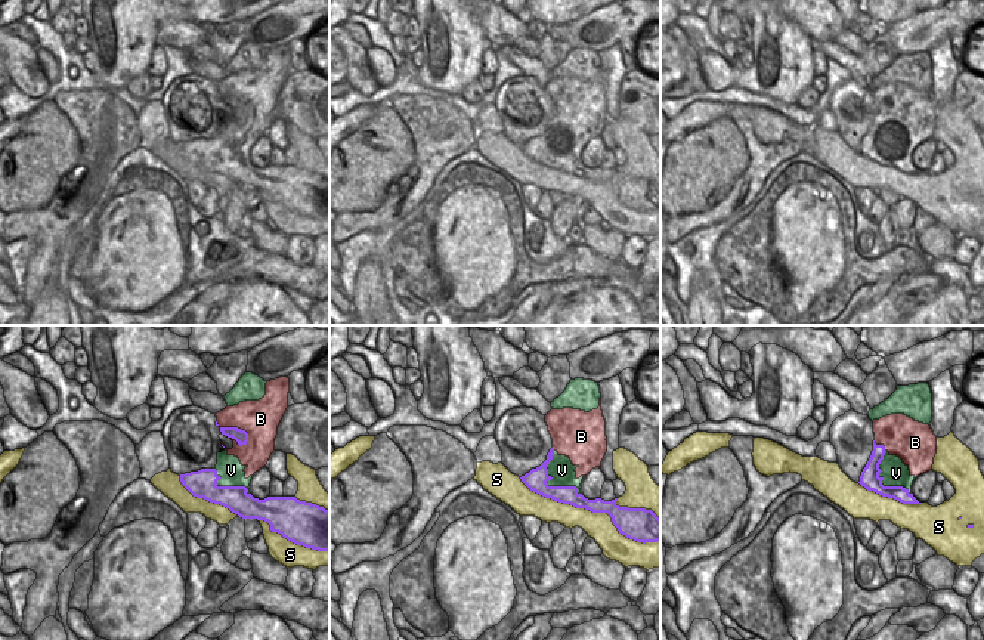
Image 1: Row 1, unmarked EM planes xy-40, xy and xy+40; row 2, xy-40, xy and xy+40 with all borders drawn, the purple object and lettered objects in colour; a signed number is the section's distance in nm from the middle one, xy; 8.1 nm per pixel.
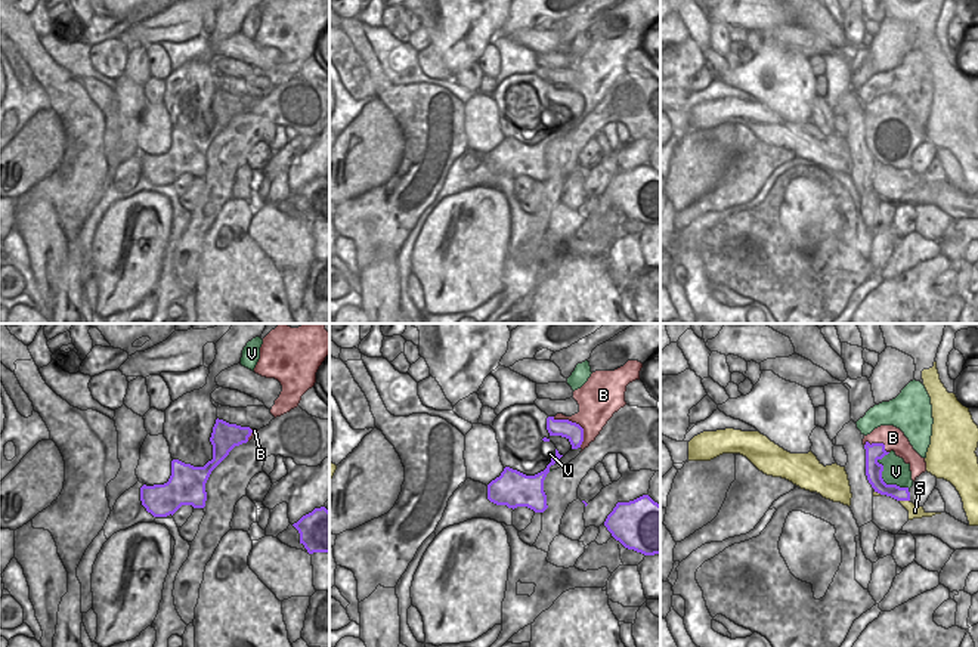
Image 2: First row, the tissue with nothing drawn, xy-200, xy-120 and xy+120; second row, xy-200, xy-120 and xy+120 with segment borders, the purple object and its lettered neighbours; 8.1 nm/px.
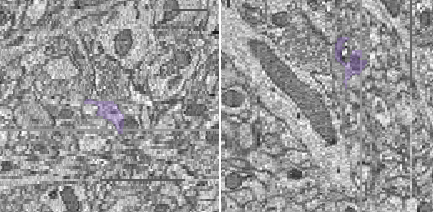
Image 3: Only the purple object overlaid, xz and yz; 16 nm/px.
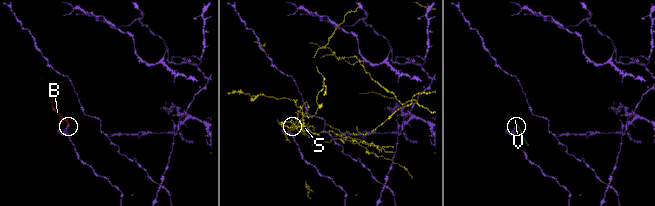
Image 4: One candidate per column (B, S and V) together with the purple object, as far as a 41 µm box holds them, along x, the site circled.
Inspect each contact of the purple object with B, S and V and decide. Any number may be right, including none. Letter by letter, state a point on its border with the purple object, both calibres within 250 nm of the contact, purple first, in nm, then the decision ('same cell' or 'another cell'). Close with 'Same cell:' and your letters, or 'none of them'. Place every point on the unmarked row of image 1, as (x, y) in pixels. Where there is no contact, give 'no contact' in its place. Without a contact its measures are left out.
B: xy-40 (237, 96) | 120/320 nm | same cell
S: xy (591, 179) | 170/220 nm | another cell
V: xy (550, 155) | 170/200 nm | another cell
Same cell: B

